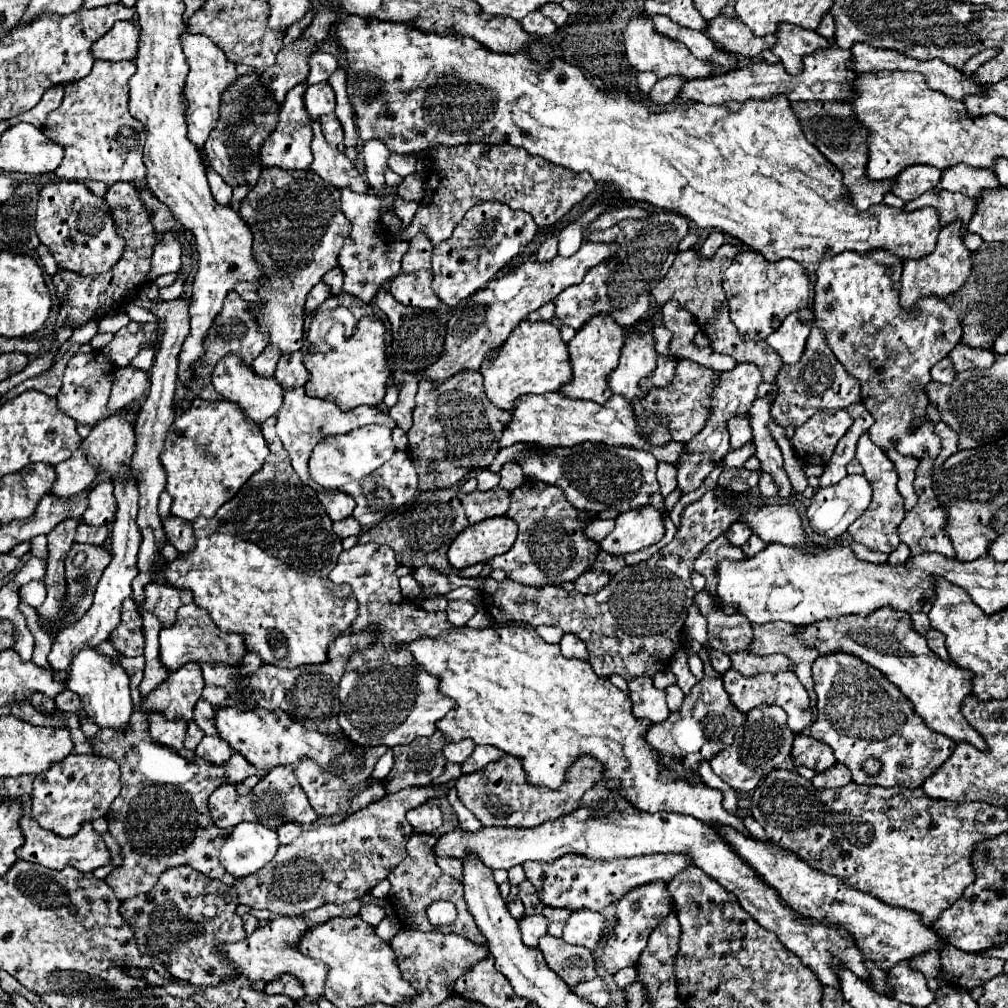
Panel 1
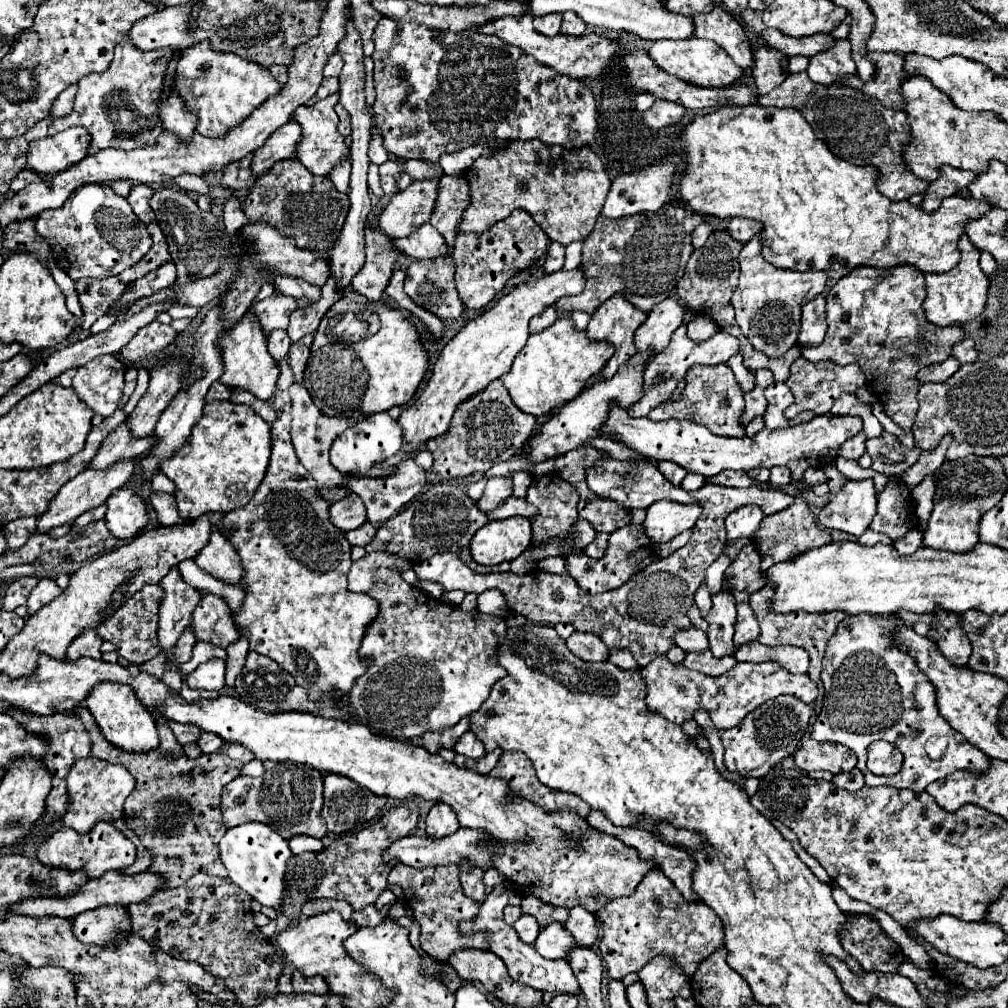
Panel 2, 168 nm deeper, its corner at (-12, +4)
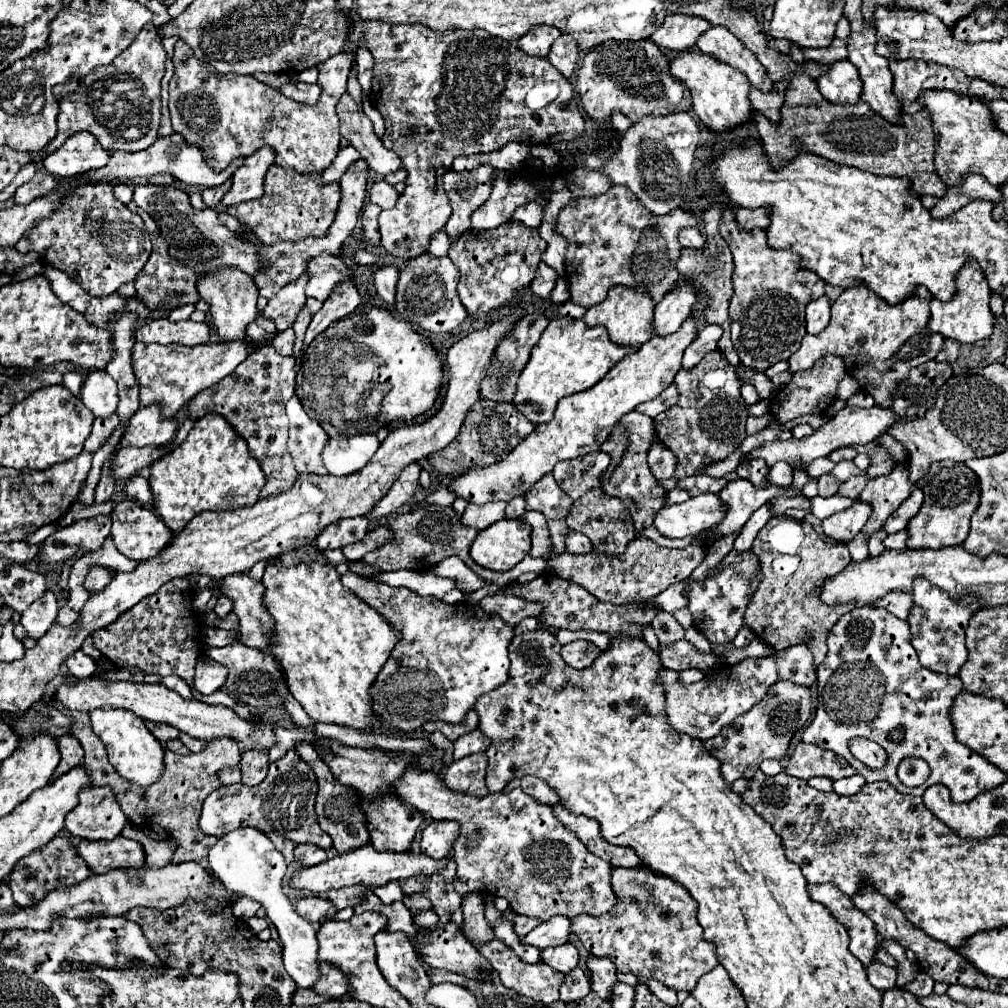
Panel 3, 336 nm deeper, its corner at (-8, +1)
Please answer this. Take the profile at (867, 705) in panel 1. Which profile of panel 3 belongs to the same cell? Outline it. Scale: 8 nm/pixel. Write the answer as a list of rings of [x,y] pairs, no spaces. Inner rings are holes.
[[[853,608],[831,628],[827,646],[827,658],[817,670],[819,704],[813,722],[801,736],[803,742],[841,754],[867,782],[885,780],[895,790],[911,796],[923,796],[929,786],[945,784],[951,790],[953,802],[961,804],[1005,782],[1005,772],[955,740],[947,712],[963,684],[957,676],[925,670],[917,662],[907,622],[895,618],[885,608]],[[893,730],[903,730],[901,742],[891,740]],[[853,738],[867,738],[883,746],[889,756],[887,766],[883,770],[869,770],[861,764],[849,750]],[[909,756],[923,758],[931,768],[929,780],[917,788],[907,788],[897,778],[899,762]]]

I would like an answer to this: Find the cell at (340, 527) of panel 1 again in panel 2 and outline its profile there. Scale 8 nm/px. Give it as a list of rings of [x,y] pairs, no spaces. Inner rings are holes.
[[[365,523],[363,527],[353,529],[353,531],[345,533],[345,537],[347,537],[347,541],[349,541],[351,545],[365,547],[365,545],[369,545],[369,543],[371,543],[371,539],[373,539],[373,535],[375,535],[375,533],[377,533],[377,529],[375,529],[371,523]]]

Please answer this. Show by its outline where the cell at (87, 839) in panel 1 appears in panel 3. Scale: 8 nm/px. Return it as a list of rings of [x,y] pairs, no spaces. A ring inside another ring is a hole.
[[[125,836],[113,840],[81,840],[77,846],[77,856],[81,856],[93,874],[105,874],[113,868],[141,868],[145,854],[139,842]]]

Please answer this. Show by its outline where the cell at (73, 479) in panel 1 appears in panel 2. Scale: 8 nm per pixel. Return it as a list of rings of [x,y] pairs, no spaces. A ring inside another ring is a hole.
[[[121,423],[103,441],[99,453],[89,463],[89,469],[107,469],[107,467],[111,467],[113,463],[117,463],[121,459],[141,457],[145,451],[149,451],[149,443],[153,443],[153,437],[137,439],[135,435],[129,435],[129,425]]]

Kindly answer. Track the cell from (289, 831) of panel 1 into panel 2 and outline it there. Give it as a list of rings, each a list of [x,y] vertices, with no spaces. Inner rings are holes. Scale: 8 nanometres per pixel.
[[[295,835],[289,839],[289,847],[293,851],[293,855],[301,855],[301,853],[317,853],[317,851],[323,851],[325,845],[321,839],[313,839],[313,837],[307,837],[307,835]]]

